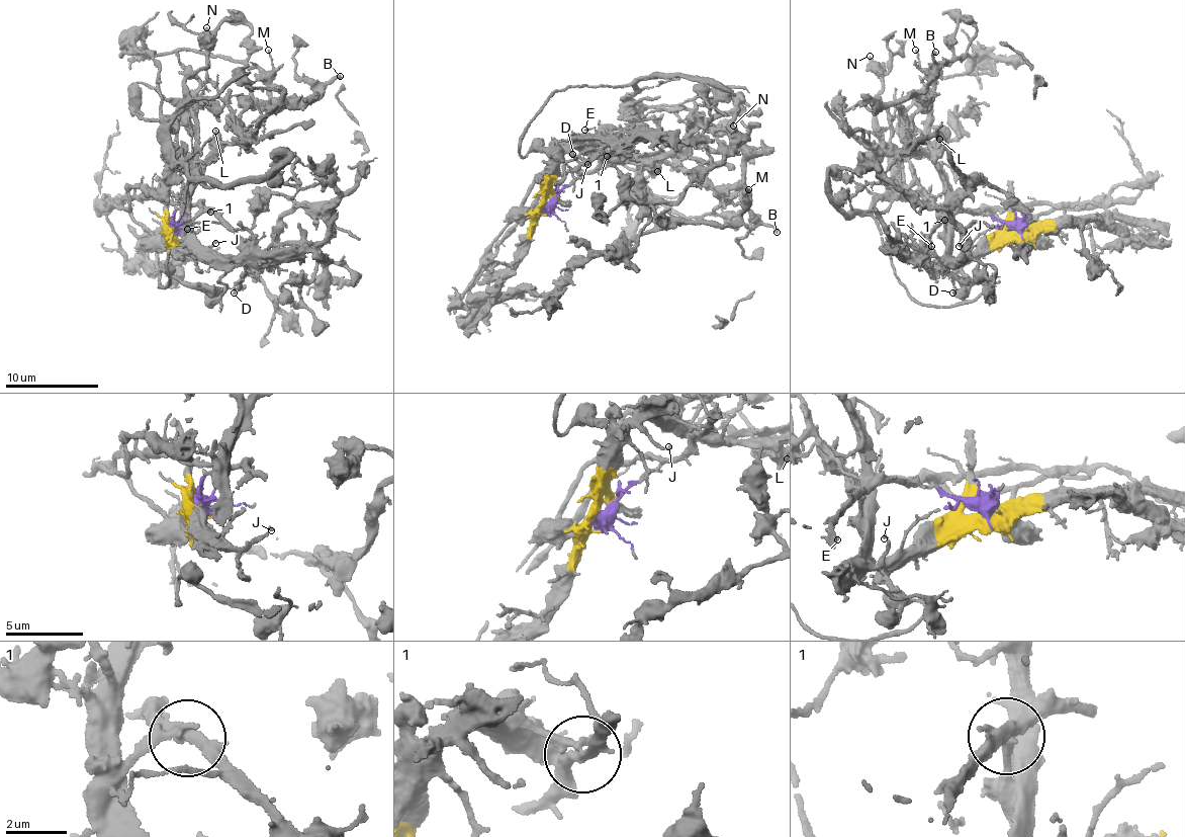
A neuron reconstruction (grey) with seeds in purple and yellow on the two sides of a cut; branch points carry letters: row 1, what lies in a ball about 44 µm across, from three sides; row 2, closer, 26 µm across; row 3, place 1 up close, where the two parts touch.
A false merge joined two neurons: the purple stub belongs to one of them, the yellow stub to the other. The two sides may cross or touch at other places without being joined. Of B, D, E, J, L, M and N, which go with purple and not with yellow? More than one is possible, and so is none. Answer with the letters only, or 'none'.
B, E, M, N

